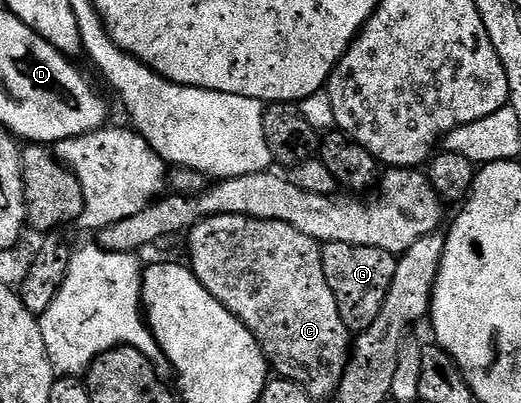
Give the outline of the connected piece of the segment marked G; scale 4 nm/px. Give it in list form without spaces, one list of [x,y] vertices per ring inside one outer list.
[[[332,241],[326,242],[322,250],[325,279],[329,279],[329,287],[333,291],[333,299],[337,299],[337,311],[345,327],[355,335],[364,333],[377,319],[377,315],[381,315],[385,295],[395,278],[396,254]]]

